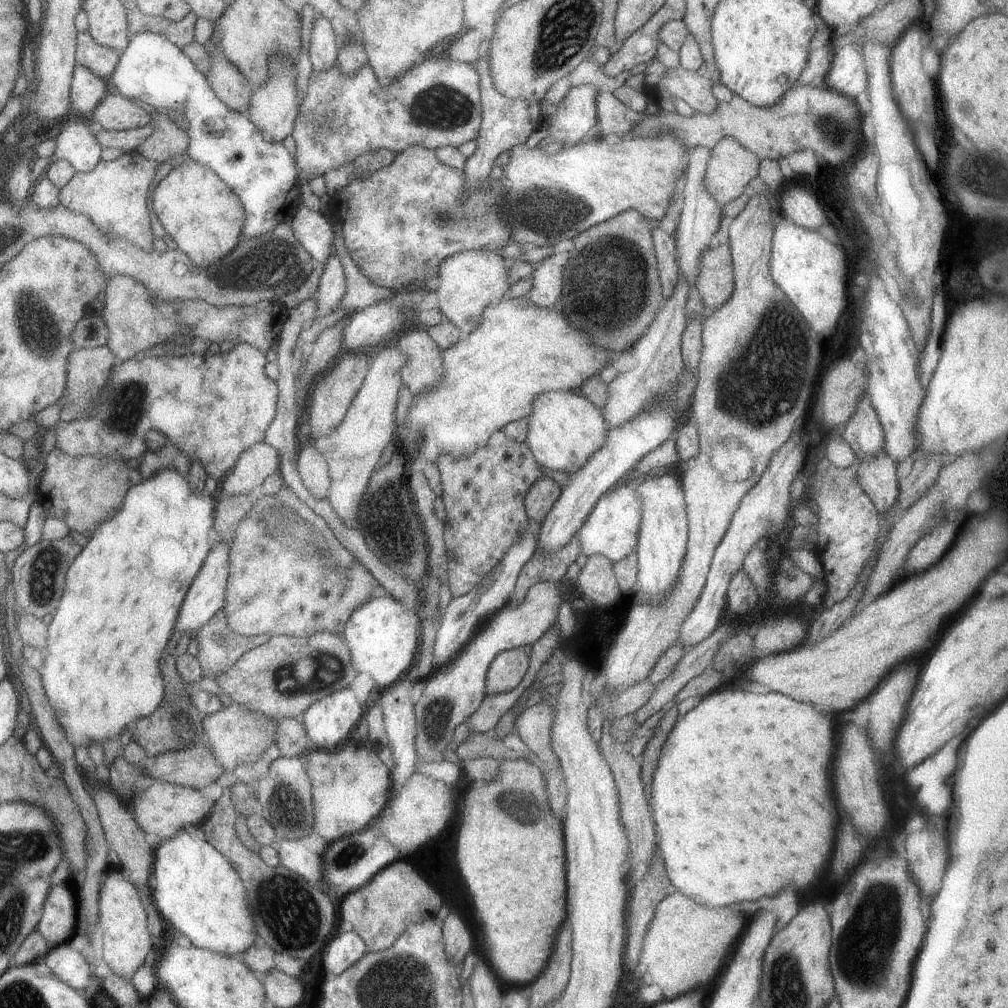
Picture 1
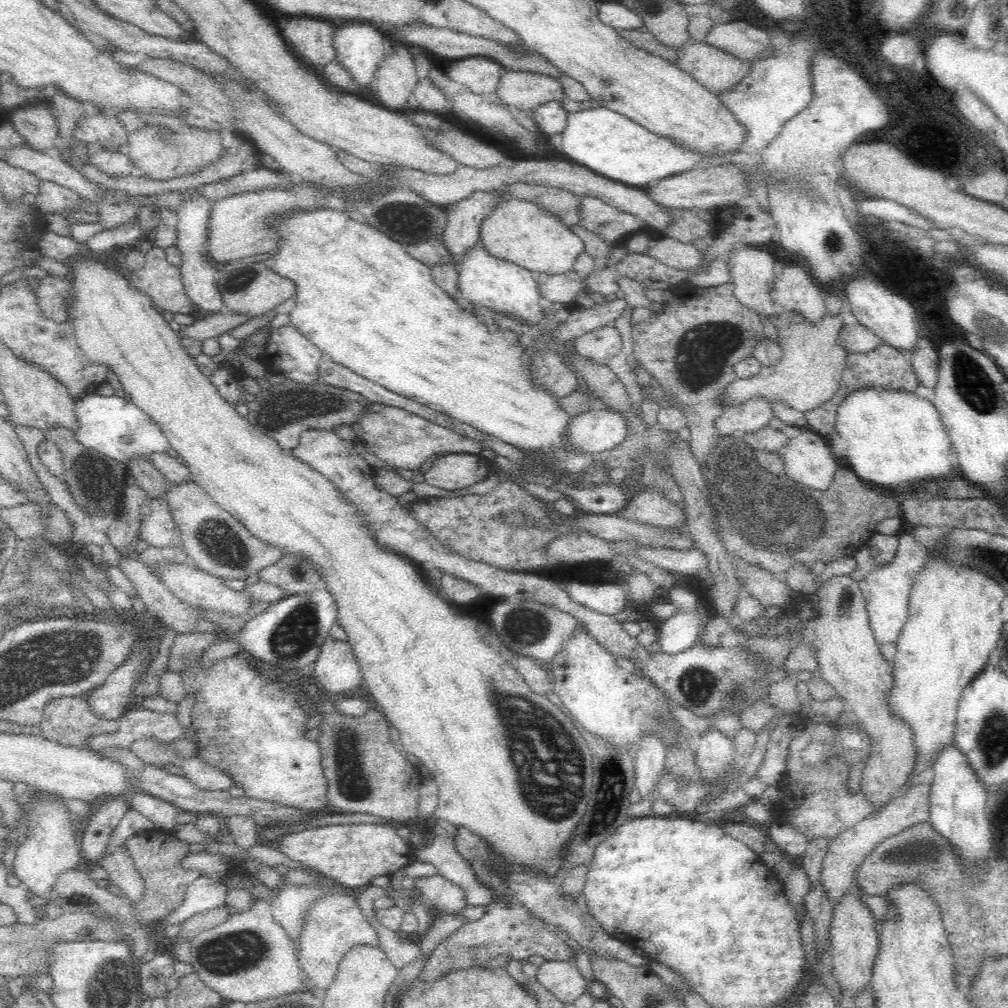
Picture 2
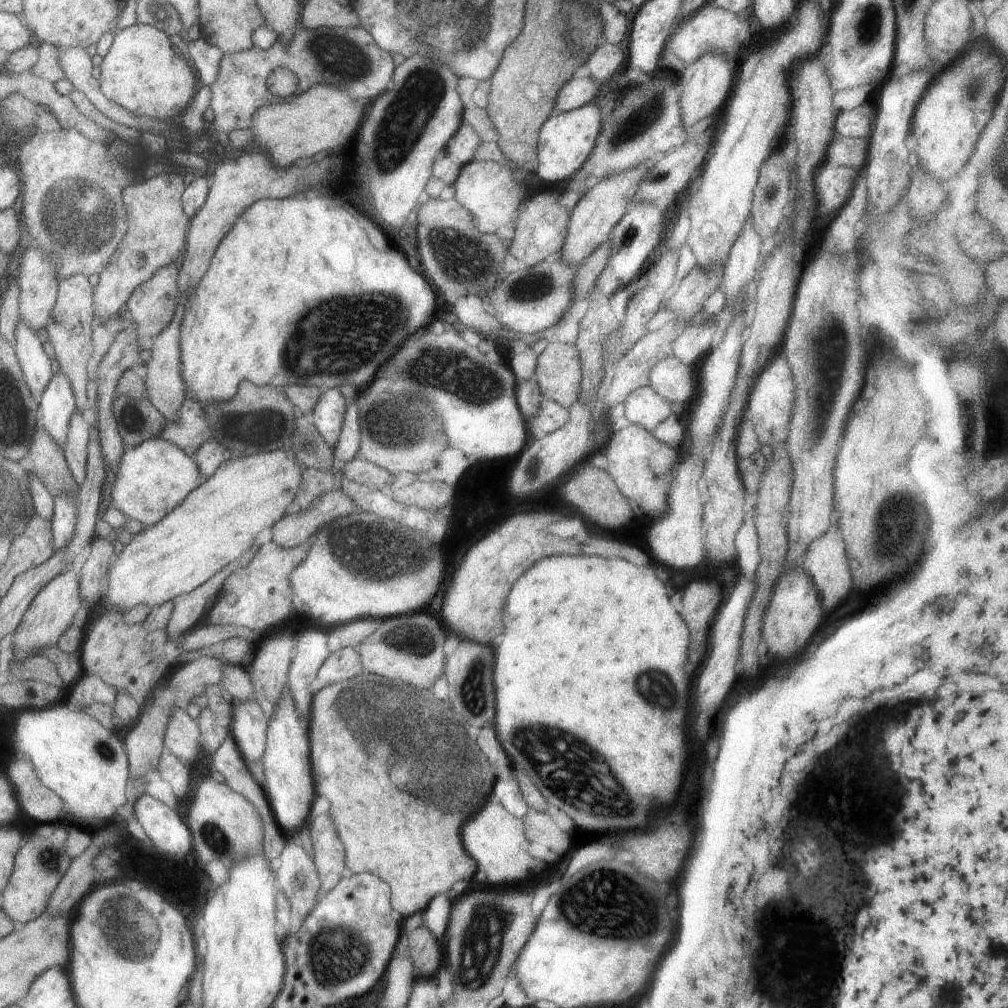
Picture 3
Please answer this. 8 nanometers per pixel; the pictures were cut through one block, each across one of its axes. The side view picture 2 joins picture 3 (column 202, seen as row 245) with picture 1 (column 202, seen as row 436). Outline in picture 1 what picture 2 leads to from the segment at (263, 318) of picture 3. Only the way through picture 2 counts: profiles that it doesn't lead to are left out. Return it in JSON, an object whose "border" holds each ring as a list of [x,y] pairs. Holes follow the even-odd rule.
{"border":[[[173,468],[159,470],[153,476],[141,480],[139,484],[131,486],[125,492],[121,508],[117,512],[113,512],[107,520],[97,524],[91,538],[87,538],[87,544],[81,548],[81,552],[69,564],[59,606],[57,606],[49,626],[47,626],[47,646],[45,646],[45,652],[43,652],[43,666],[39,670],[39,676],[41,676],[43,692],[45,692],[49,704],[55,712],[55,722],[57,722],[63,736],[69,740],[69,744],[73,748],[89,746],[93,742],[103,744],[103,740],[115,738],[115,734],[121,734],[125,728],[129,728],[129,724],[133,720],[137,720],[141,716],[149,716],[159,706],[159,702],[163,698],[163,692],[165,692],[163,680],[161,680],[161,674],[159,674],[159,658],[165,656],[167,642],[169,642],[171,636],[175,636],[175,620],[177,620],[177,614],[179,614],[179,606],[181,606],[189,586],[193,584],[193,578],[199,574],[203,562],[207,560],[207,554],[209,554],[209,548],[211,548],[211,542],[213,542],[215,506],[217,506],[217,498],[203,496],[203,494],[197,496],[197,494],[191,492],[189,482],[187,482],[187,474],[181,476]]]}

